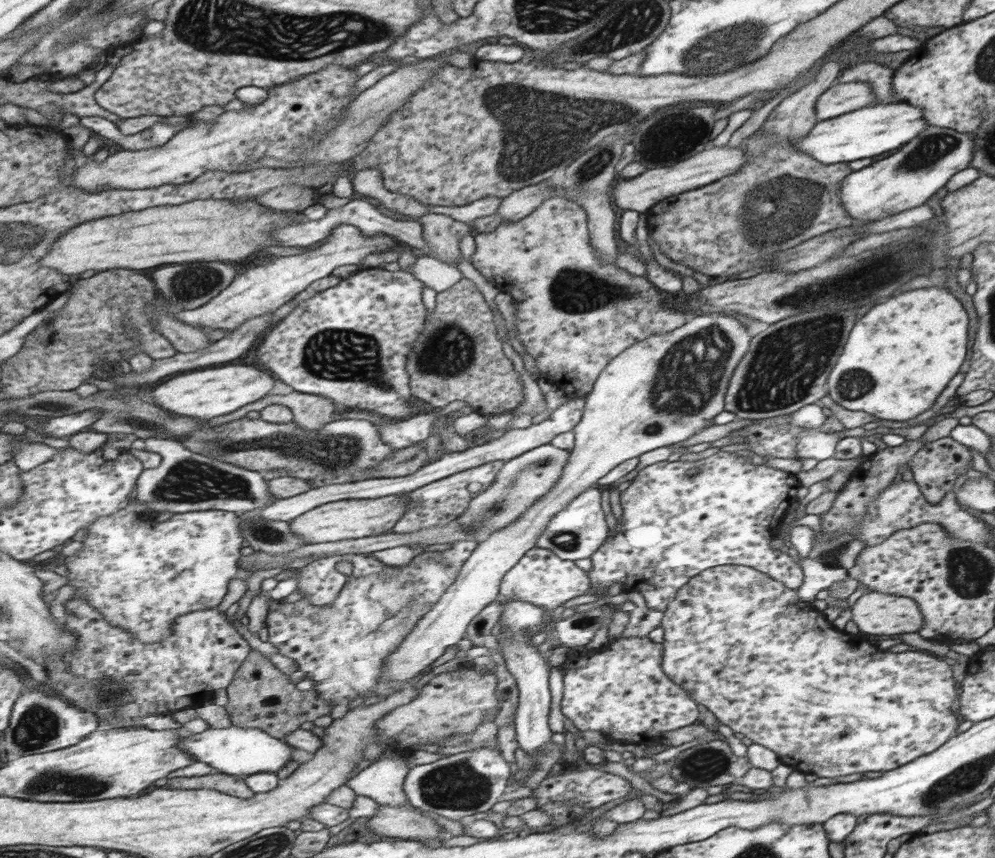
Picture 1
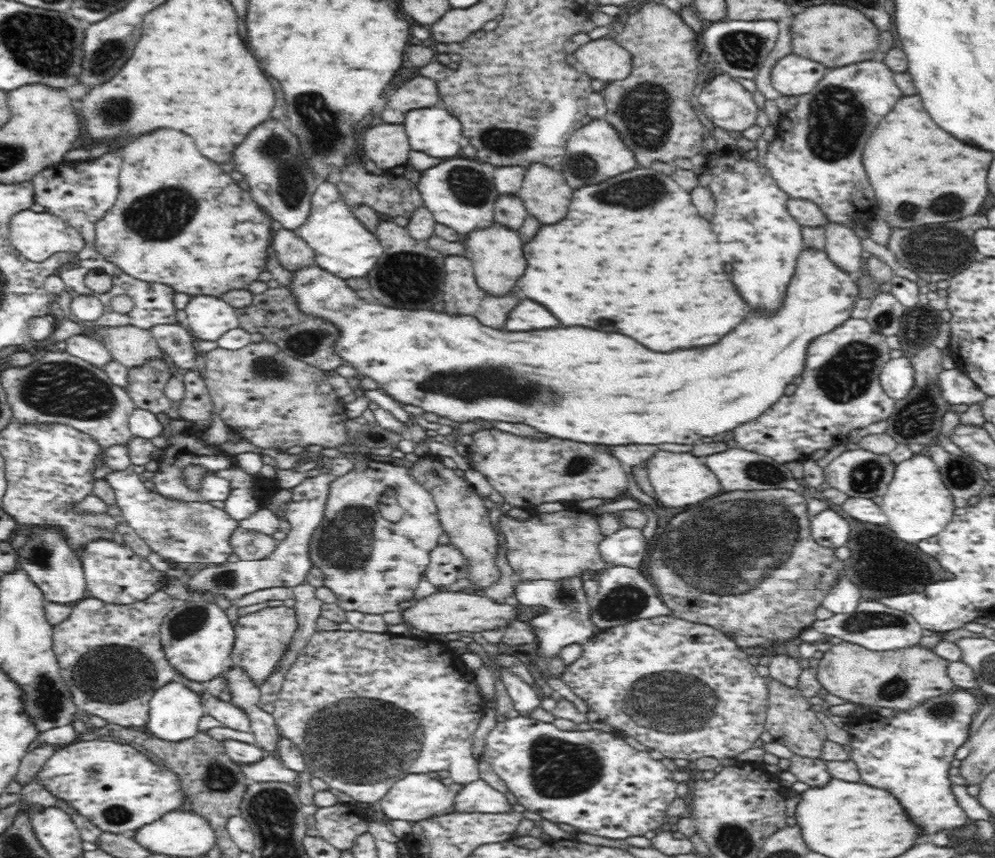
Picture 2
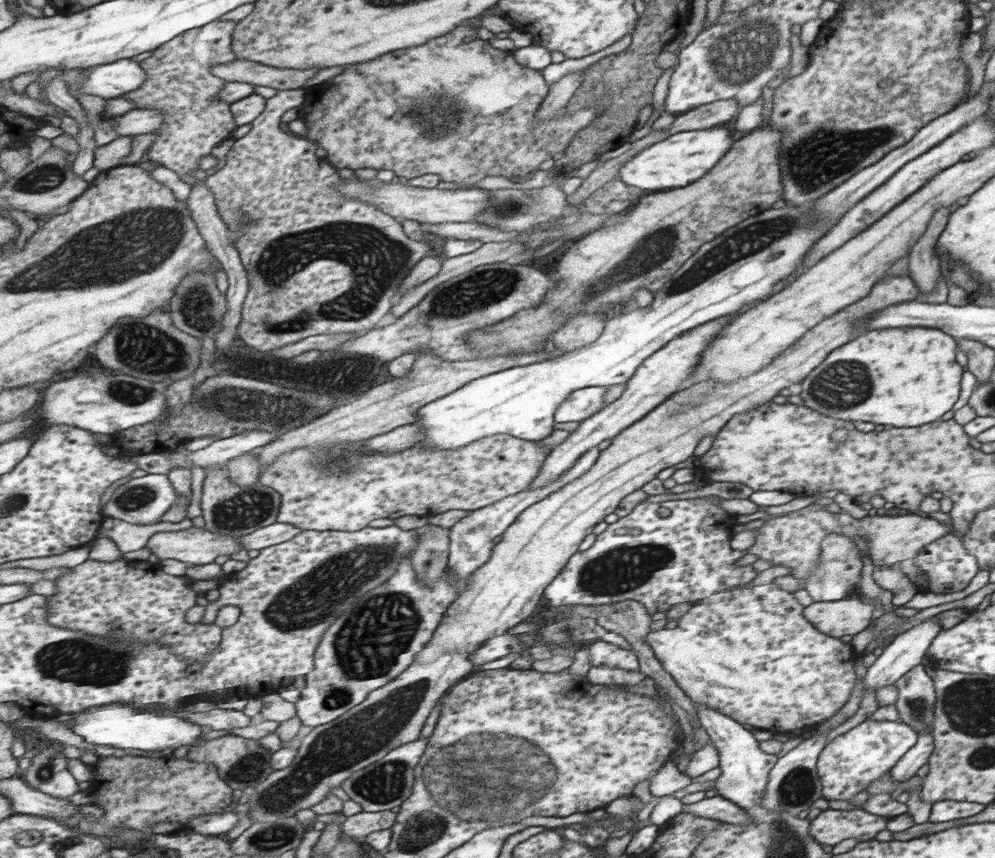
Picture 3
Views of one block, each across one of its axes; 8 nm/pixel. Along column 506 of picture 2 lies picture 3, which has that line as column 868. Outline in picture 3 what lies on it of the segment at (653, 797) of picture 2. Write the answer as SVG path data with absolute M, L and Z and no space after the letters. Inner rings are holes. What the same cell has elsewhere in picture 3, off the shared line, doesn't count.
M866 719L845 734L839 735L828 743L819 753L817 773L821 780L823 798L826 800L850 800L864 792L875 780L890 774L899 759L902 759L919 740L918 732L904 721Z

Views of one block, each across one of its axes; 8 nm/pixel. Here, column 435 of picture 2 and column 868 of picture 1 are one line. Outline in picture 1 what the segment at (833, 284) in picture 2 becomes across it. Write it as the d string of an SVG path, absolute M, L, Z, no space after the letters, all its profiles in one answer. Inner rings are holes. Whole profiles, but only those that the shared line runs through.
M918 288L918 290L902 292L898 296L892 296L886 304L876 304L874 308L870 308L856 322L856 326L852 328L852 332L848 334L848 340L846 340L846 344L844 344L842 350L842 354L838 357L834 368L832 368L827 378L827 395L830 396L834 403L847 408L847 410L872 414L872 416L881 420L906 422L908 419L918 416L920 412L924 412L924 410L932 407L934 400L940 396L940 392L948 386L948 382L958 374L960 366L964 364L964 358L968 356L968 314L966 314L964 306L958 302L958 298L952 296L946 288Z

